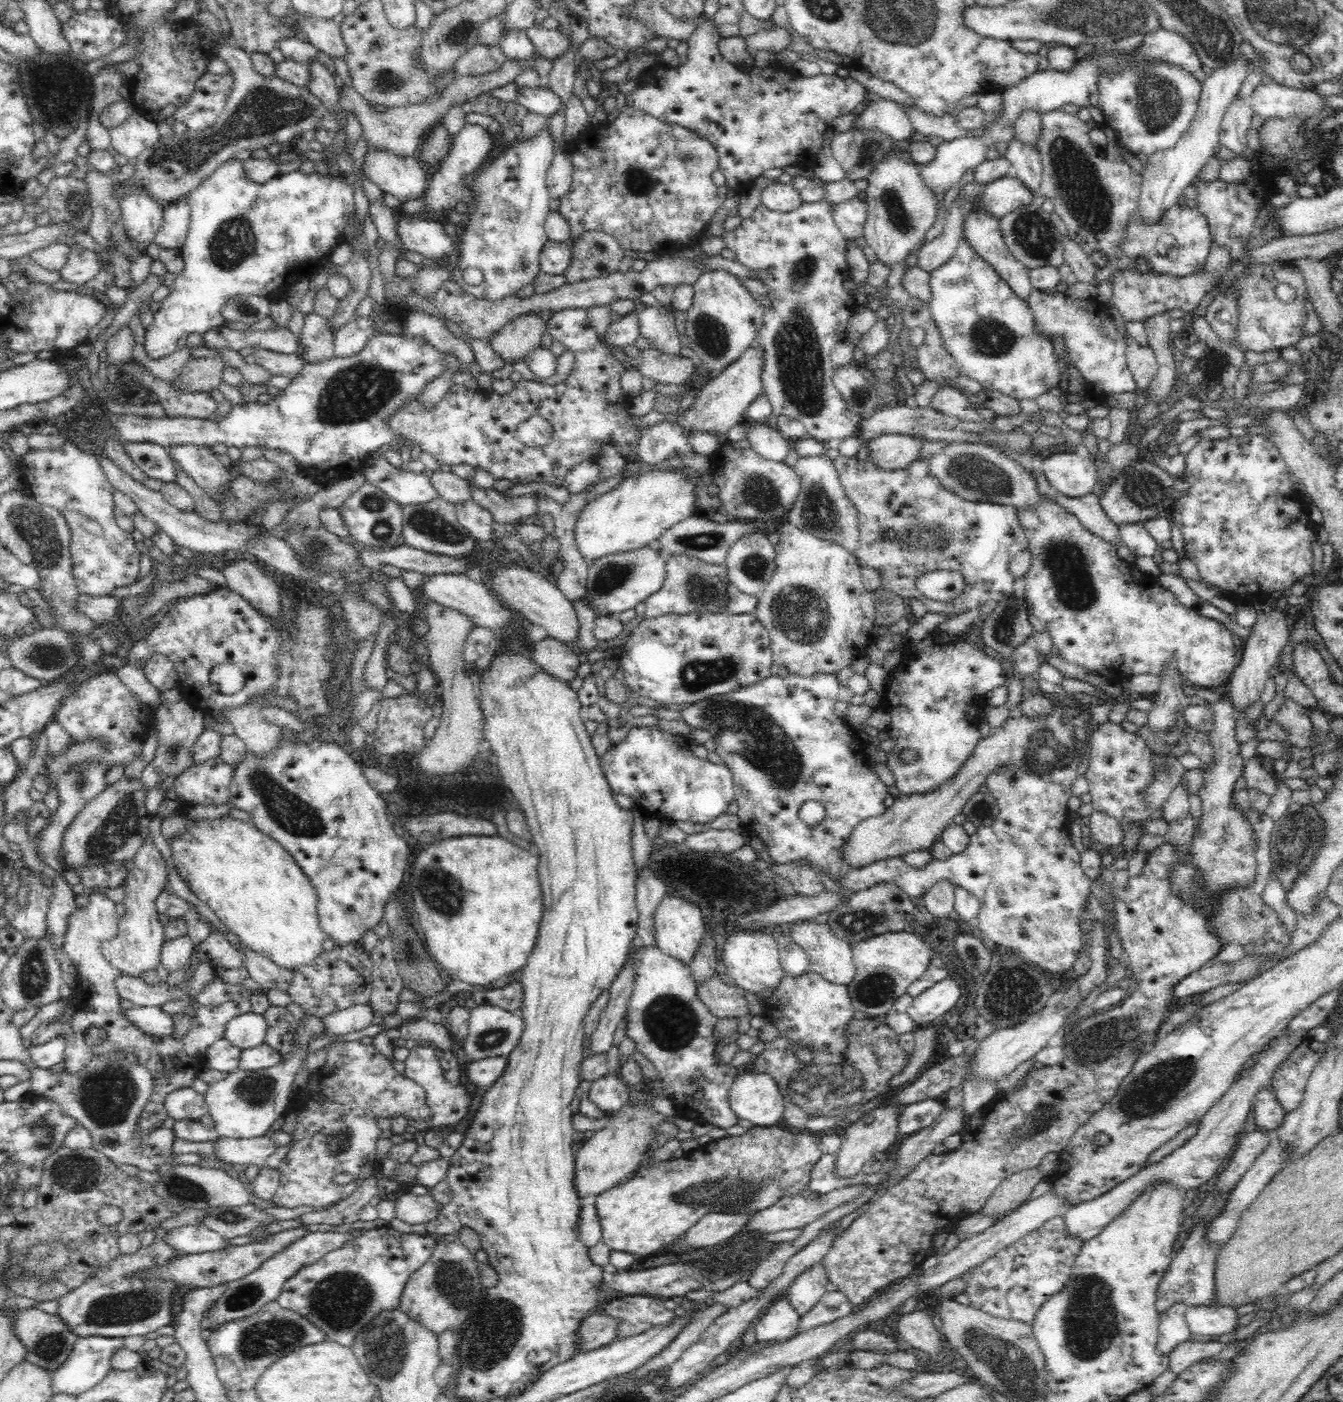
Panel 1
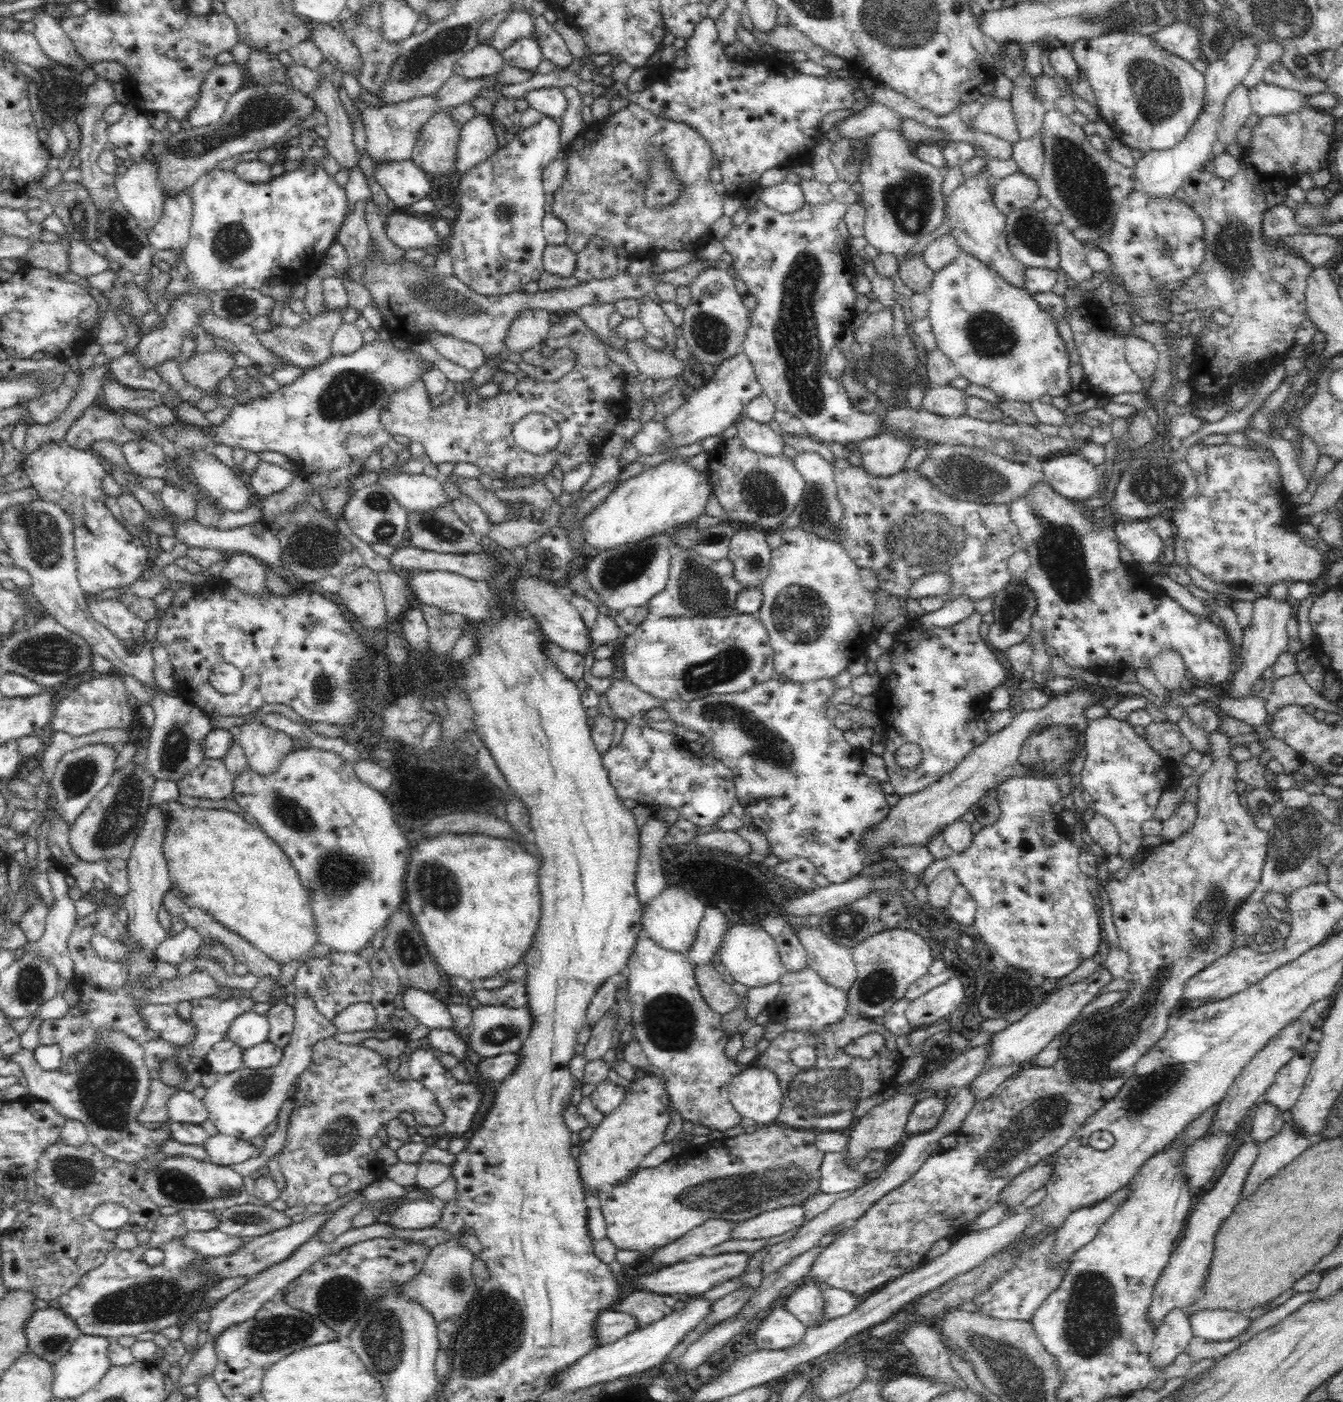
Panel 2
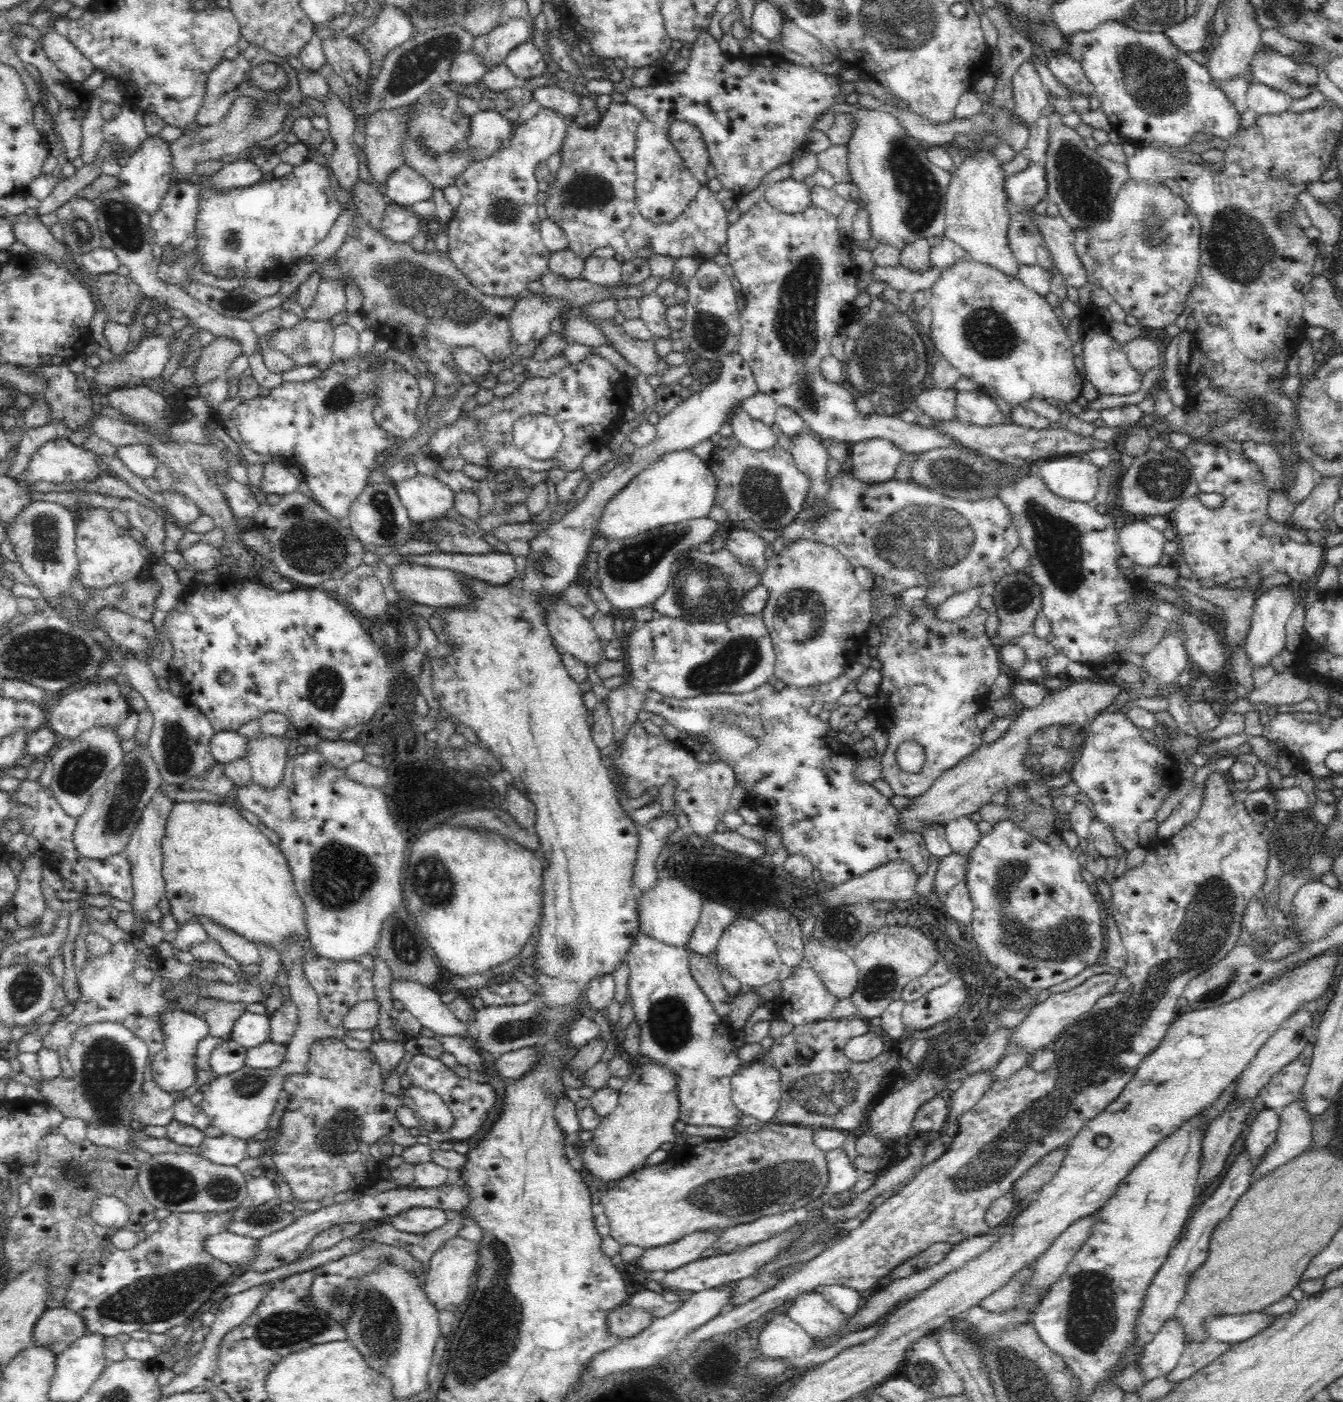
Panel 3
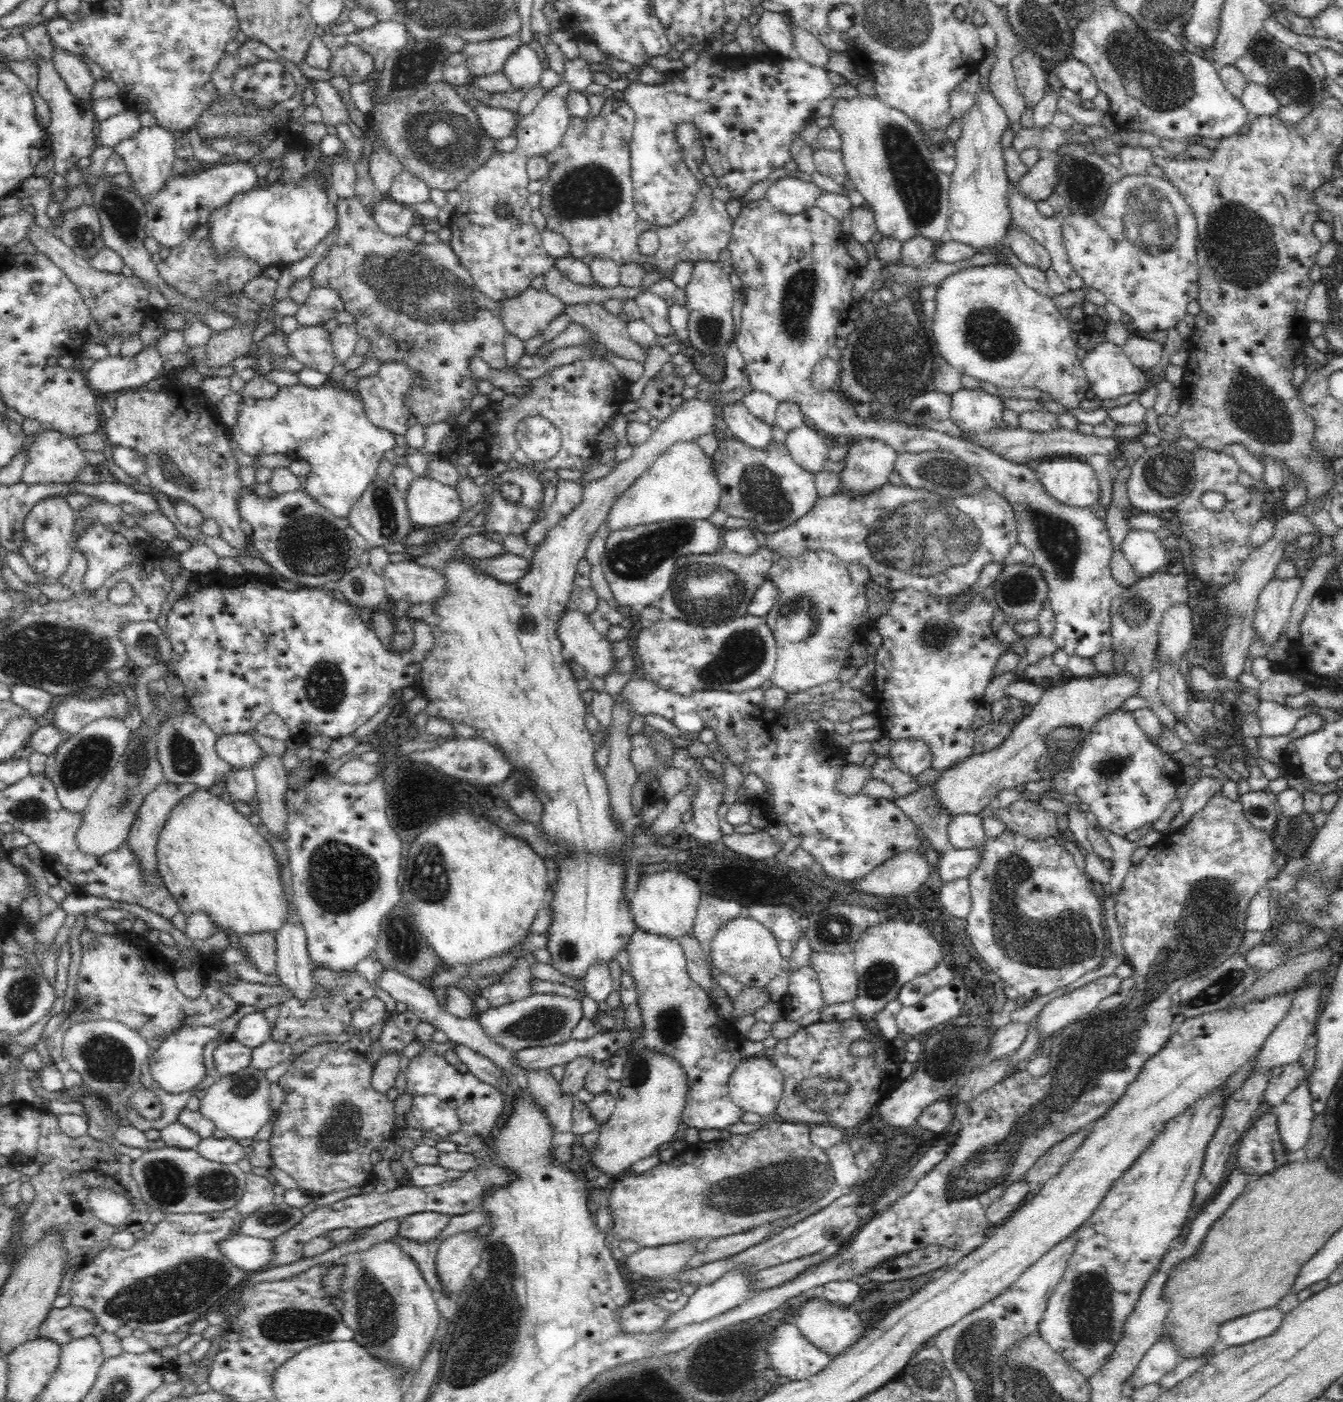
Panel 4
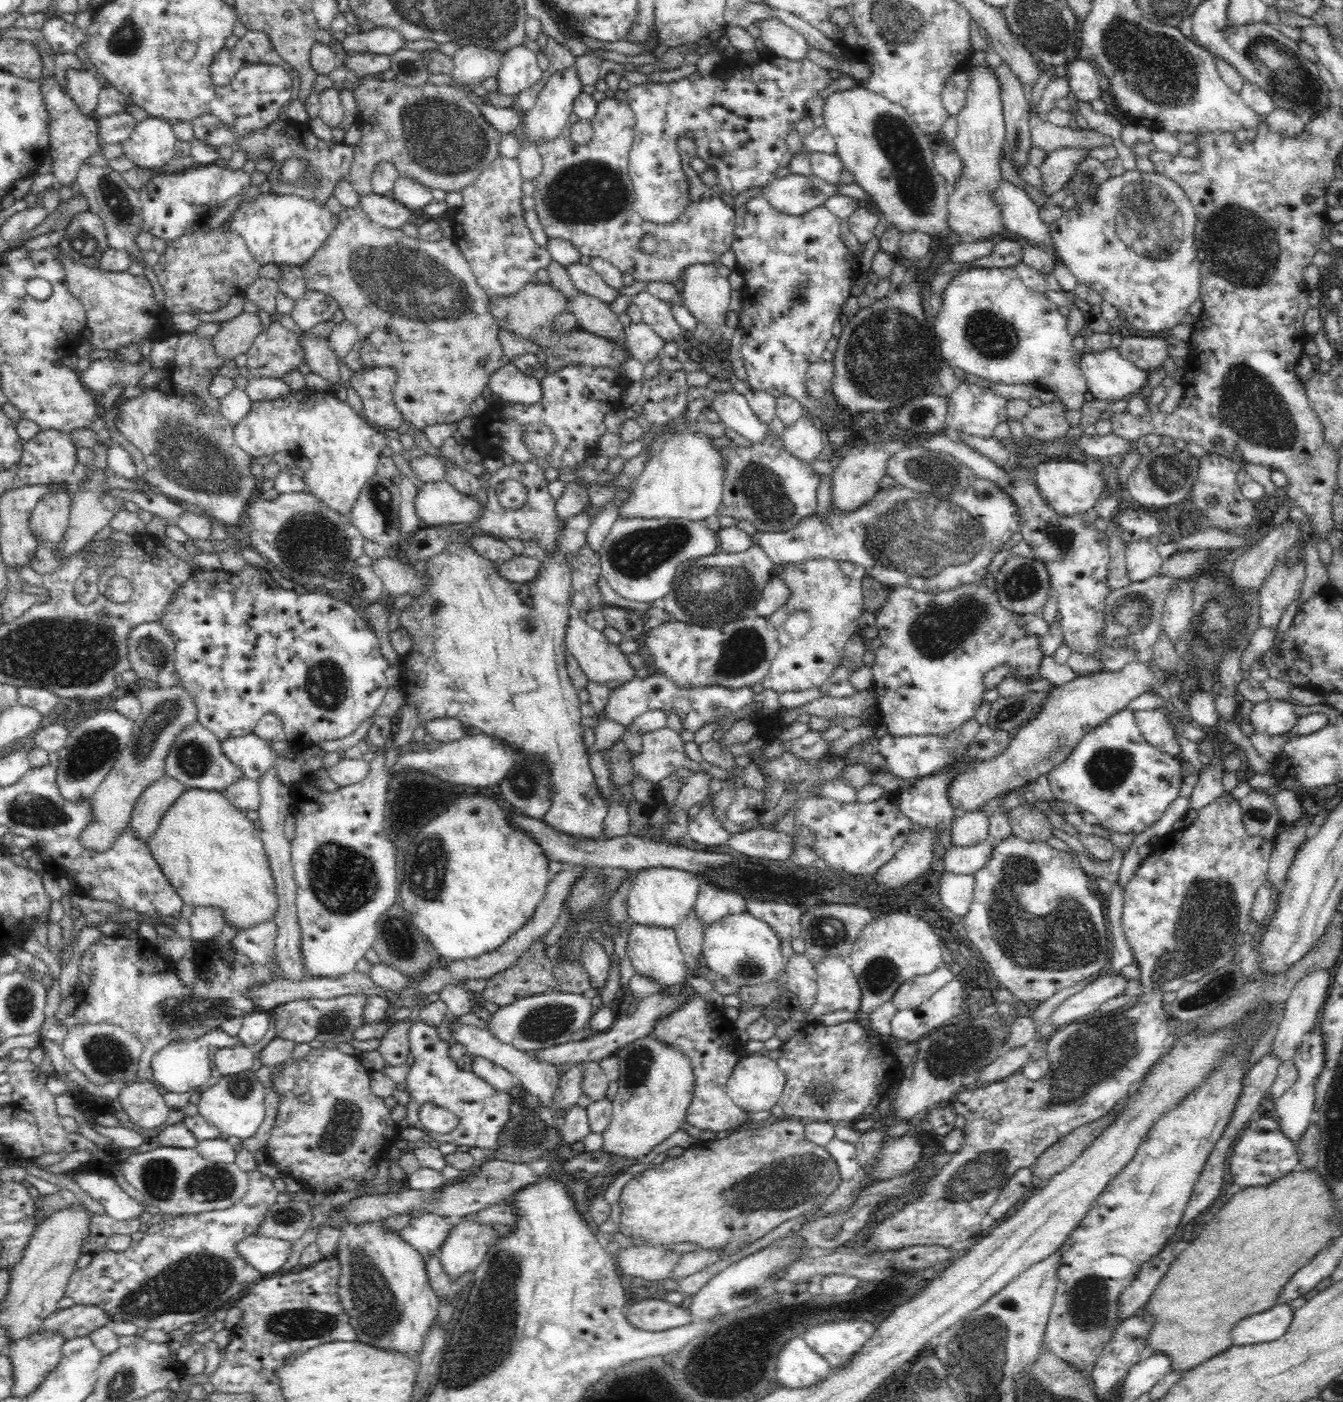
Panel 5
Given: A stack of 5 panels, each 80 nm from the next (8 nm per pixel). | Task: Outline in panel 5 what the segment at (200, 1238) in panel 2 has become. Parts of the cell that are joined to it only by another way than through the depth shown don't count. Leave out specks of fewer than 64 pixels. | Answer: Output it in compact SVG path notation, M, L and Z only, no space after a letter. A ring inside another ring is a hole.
M248 1235L236 1242L236 1253L256 1268L262 1276L281 1272L286 1258L292 1252L292 1242L282 1239Z

